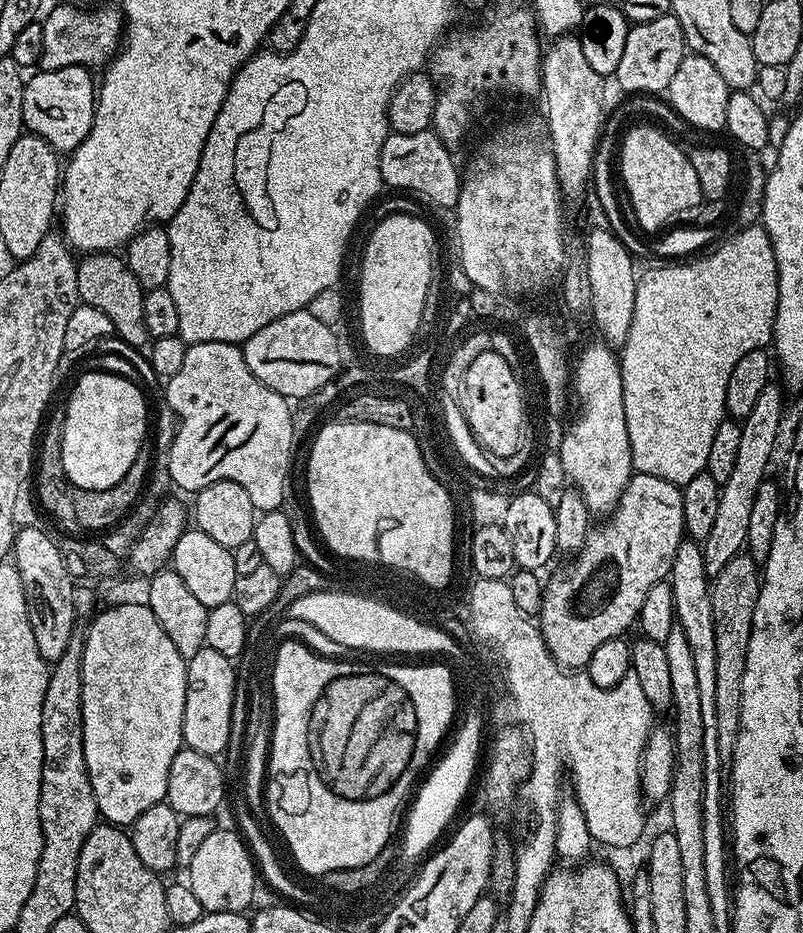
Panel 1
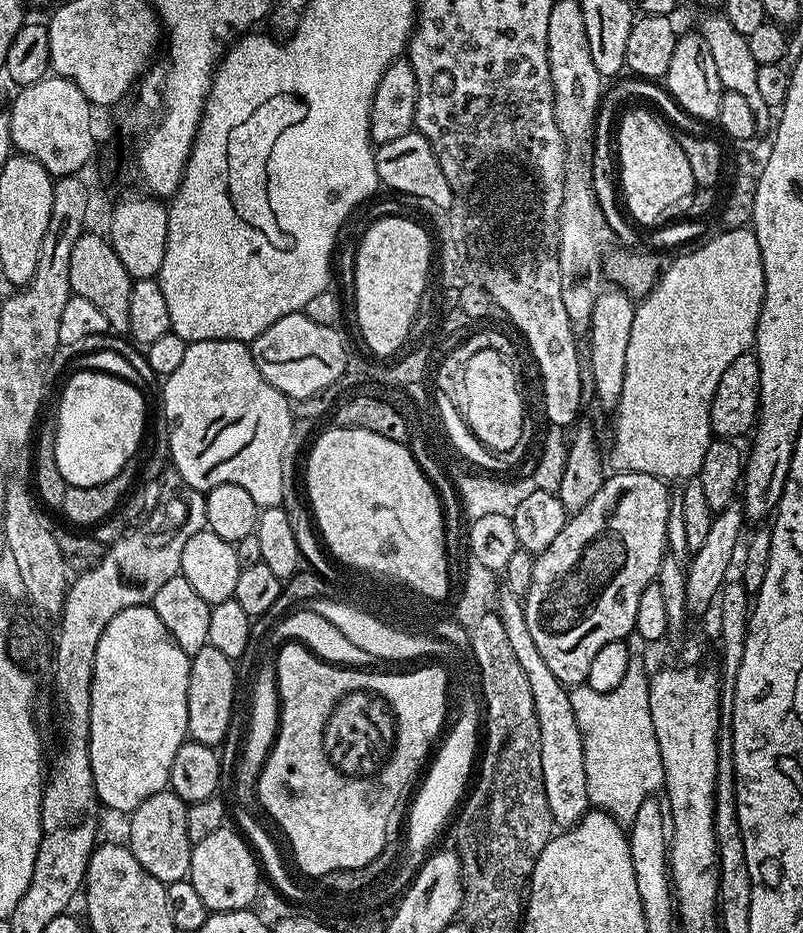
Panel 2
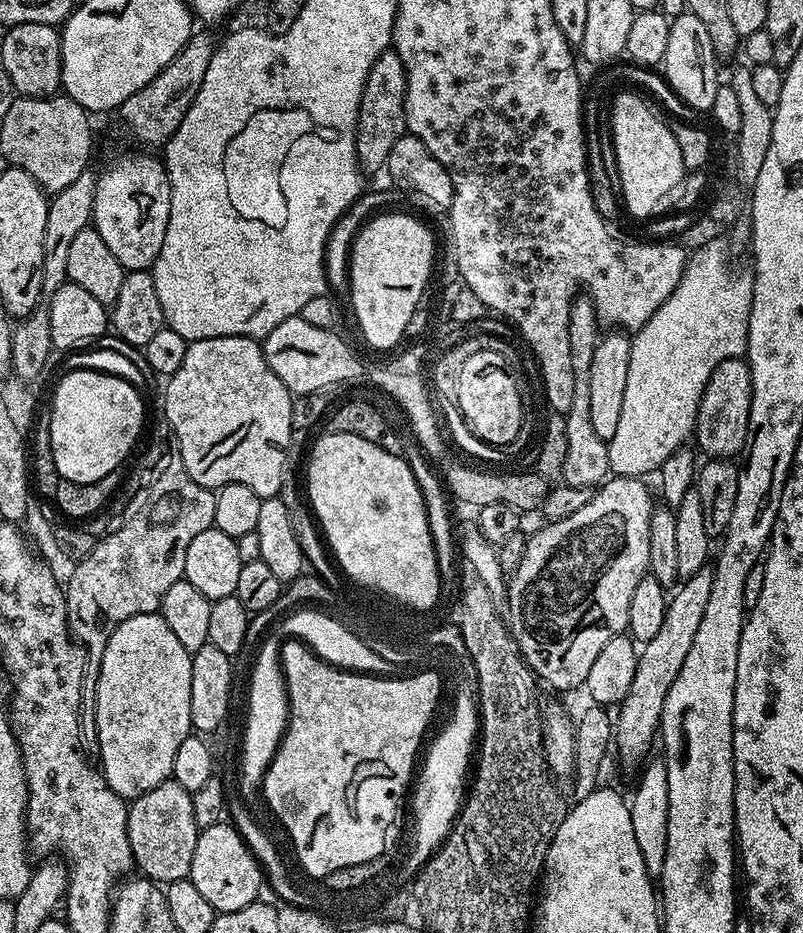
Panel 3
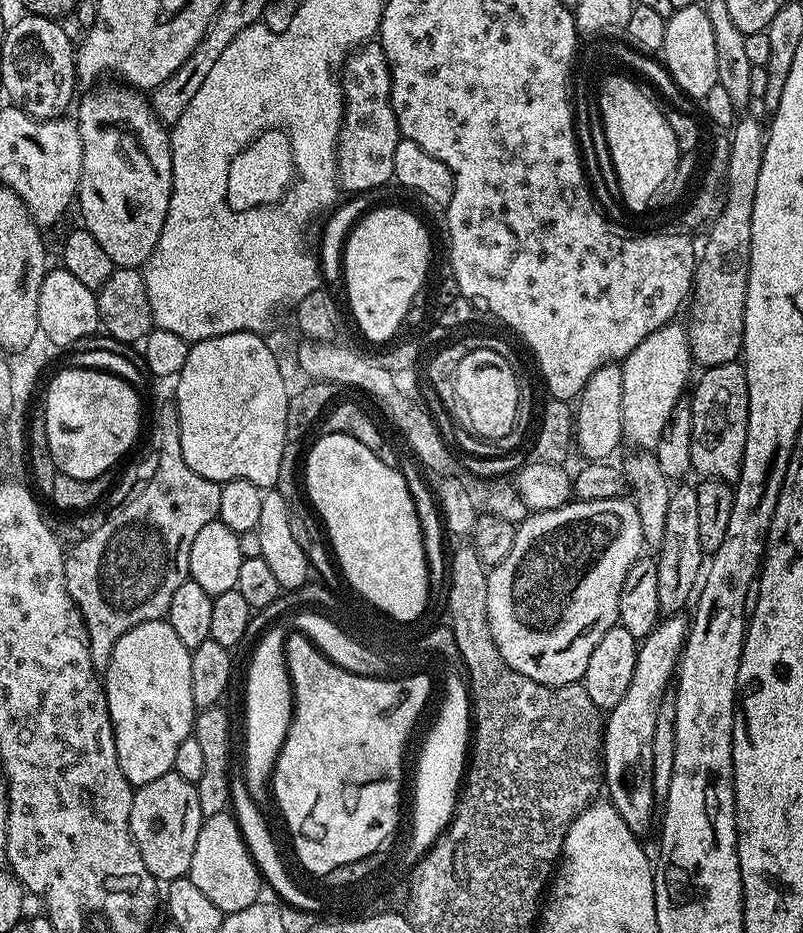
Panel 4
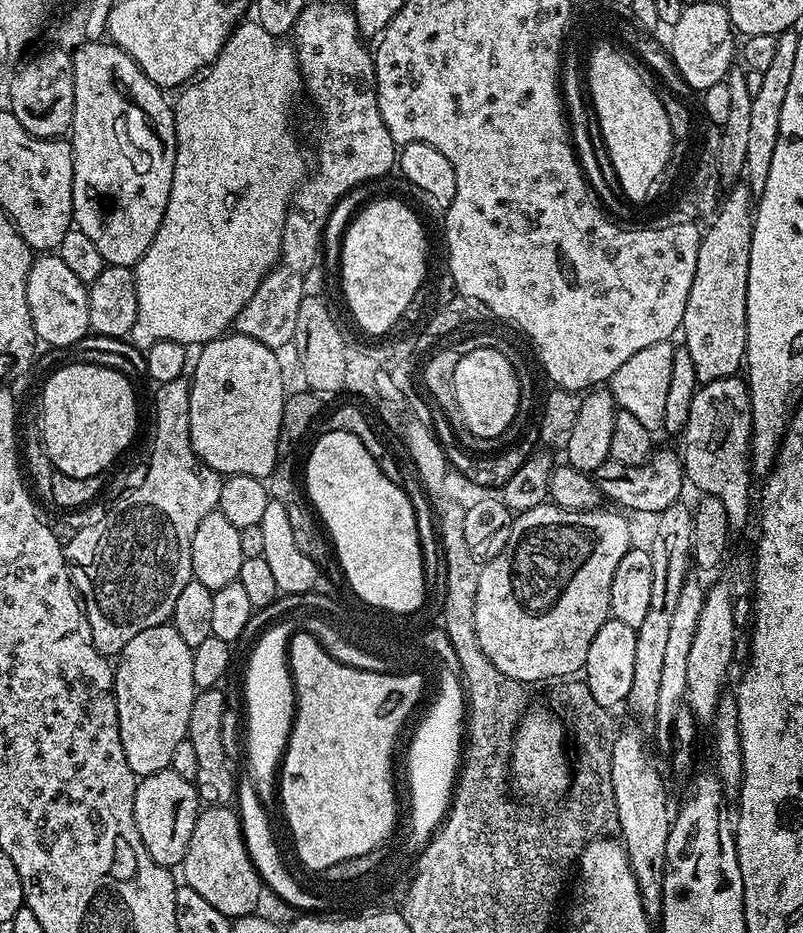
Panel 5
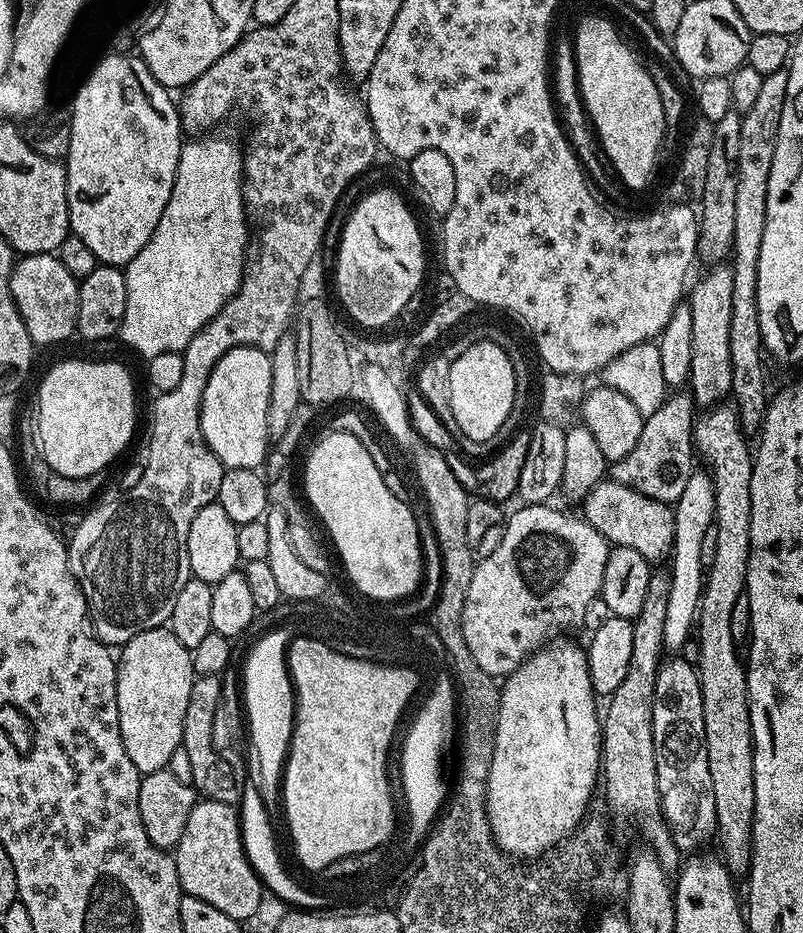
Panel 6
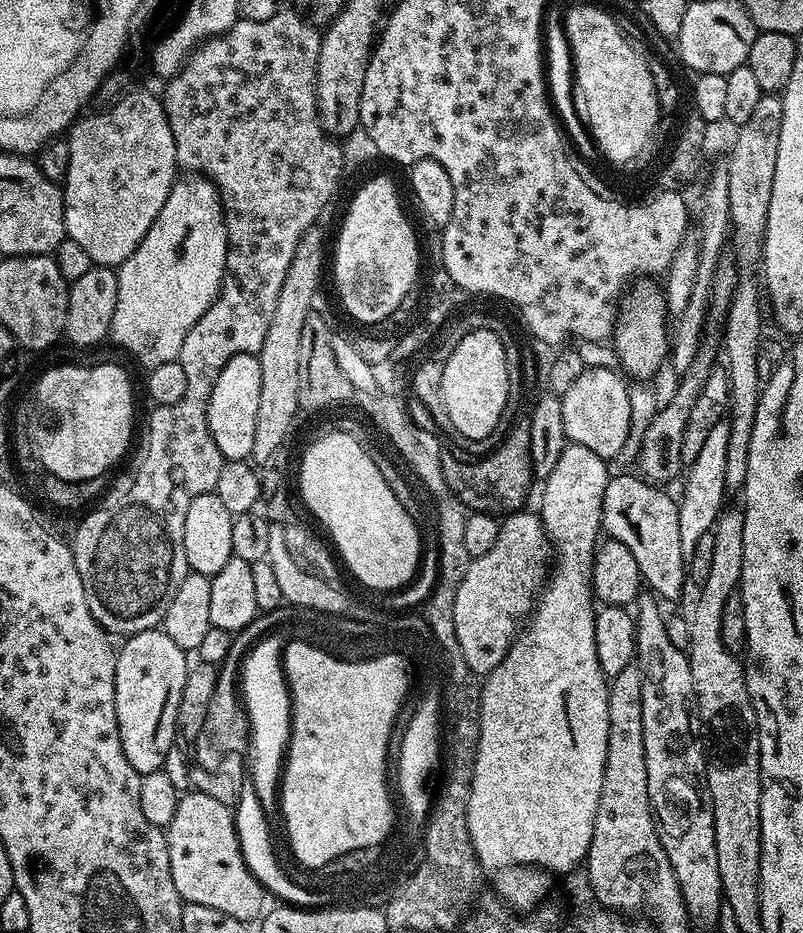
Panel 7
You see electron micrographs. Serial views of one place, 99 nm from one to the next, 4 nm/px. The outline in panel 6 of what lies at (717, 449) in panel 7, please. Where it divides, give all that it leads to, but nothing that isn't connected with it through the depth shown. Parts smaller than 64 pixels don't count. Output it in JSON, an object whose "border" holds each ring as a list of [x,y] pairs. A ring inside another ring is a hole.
{"border":[[[694,470],[690,474],[686,486],[682,490],[682,498],[678,498],[672,508],[674,518],[674,542],[670,553],[672,568],[668,572],[670,578],[670,599],[666,602],[666,622],[662,622],[662,638],[664,647],[669,653],[676,654],[687,640],[693,635],[696,622],[696,612],[700,609],[700,595],[704,589],[704,578],[706,569],[702,566],[702,537],[706,535],[706,530],[714,526],[716,515],[714,514],[714,482],[707,471]]]}

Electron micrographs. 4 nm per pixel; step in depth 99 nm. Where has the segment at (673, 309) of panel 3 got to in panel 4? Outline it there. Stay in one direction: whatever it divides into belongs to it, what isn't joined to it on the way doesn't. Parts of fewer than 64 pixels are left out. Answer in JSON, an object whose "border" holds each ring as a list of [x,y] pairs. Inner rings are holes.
{"border":[[[680,322],[663,324],[654,330],[654,334],[638,342],[638,346],[622,362],[624,440],[632,443],[633,449],[655,449],[674,410],[689,391],[693,379],[692,368],[694,369],[694,361],[688,344],[688,329]]]}

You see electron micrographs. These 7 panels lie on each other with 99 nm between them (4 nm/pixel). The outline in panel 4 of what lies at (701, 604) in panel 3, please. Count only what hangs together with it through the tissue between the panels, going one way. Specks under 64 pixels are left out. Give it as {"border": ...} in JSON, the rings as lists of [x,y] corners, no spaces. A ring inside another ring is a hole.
{"border":[[[687,615],[666,616],[657,624],[649,636],[639,641],[634,662],[634,674],[626,694],[607,713],[604,722],[604,751],[602,753],[602,784],[608,788],[607,799],[617,808],[618,814],[633,832],[643,834],[652,824],[652,815],[658,812],[658,797],[654,790],[654,726],[658,726],[658,710],[669,695],[678,671],[680,657],[684,655],[684,643],[688,637],[690,620]]]}

